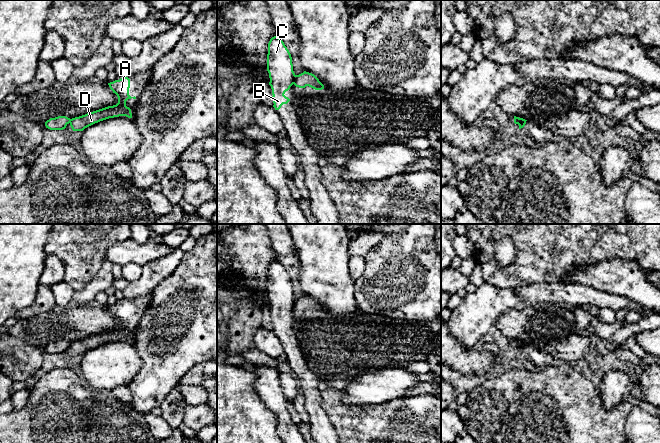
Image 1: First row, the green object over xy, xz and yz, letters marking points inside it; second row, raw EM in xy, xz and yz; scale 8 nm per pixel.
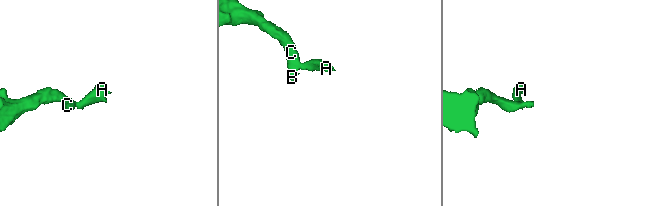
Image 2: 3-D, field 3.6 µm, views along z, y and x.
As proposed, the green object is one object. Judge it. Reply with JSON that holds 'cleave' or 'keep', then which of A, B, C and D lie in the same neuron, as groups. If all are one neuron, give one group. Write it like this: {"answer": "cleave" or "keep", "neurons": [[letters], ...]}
{"answer": "cleave", "neurons": [["A", "D"], ["B", "C"]]}

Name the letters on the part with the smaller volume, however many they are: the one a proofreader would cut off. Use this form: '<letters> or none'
A, D

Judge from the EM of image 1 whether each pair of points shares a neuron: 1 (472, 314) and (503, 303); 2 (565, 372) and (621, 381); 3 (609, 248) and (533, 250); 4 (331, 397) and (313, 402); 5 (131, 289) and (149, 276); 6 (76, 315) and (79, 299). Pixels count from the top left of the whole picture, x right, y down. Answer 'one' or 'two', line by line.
1: one
2: two
3: one
4: two
5: one
6: two

